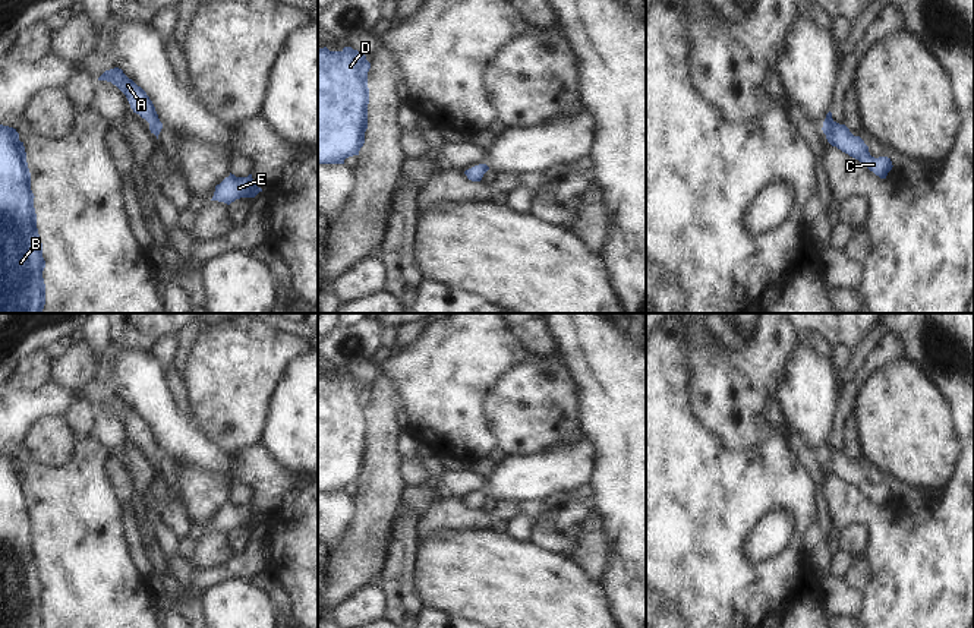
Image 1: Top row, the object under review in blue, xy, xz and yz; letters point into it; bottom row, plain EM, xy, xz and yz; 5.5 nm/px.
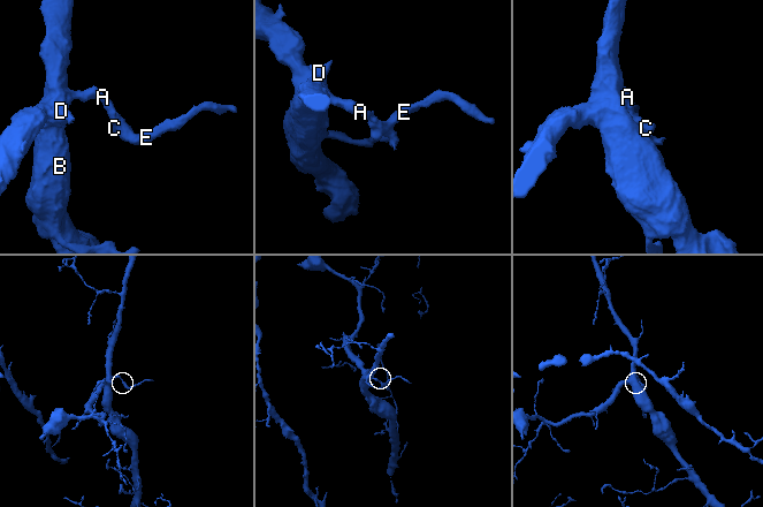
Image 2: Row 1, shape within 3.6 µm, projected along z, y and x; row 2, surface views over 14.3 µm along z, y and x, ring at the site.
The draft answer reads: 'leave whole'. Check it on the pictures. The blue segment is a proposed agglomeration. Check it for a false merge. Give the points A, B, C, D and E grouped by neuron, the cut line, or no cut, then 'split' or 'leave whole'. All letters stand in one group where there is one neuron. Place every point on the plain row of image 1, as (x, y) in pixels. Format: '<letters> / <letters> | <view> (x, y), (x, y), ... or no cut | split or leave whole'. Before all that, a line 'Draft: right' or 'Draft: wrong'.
Draft: right
A B C D E | no cut | leave whole

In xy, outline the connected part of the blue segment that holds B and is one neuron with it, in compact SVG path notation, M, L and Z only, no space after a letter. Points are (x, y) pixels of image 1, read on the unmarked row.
M0 452L0 628L45 628L34 526L23 470L16 457Z

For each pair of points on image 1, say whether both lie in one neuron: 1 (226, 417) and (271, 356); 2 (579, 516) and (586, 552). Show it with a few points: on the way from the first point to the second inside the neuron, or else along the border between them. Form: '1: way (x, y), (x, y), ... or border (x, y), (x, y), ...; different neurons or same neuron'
1: way (233, 403), (233, 394), (257, 371); same neuron
2: border (595, 513), (585, 524), (573, 558); different neurons

